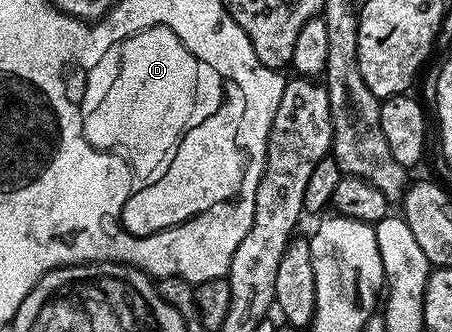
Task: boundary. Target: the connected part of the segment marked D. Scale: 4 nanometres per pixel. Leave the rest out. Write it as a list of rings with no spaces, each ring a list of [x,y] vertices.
[[[144,28],[139,34],[129,36],[123,42],[118,44],[109,45],[107,54],[103,54],[101,63],[97,65],[95,72],[96,75],[109,76],[109,84],[96,84],[96,82],[90,82],[85,86],[85,97],[81,103],[81,121],[83,122],[83,134],[87,138],[87,142],[91,142],[91,146],[100,148],[103,152],[116,152],[117,155],[123,154],[129,155],[129,159],[133,160],[134,168],[137,168],[137,174],[141,176],[139,180],[145,180],[145,182],[153,182],[155,176],[151,178],[151,168],[155,168],[155,156],[161,158],[161,150],[171,150],[167,148],[169,142],[173,142],[173,134],[171,132],[177,132],[179,128],[173,128],[171,122],[179,122],[177,126],[181,126],[181,120],[183,120],[183,108],[179,106],[181,102],[195,102],[195,94],[197,94],[197,70],[195,70],[195,58],[193,56],[199,56],[189,44],[179,44],[175,40],[175,36],[163,28]]]

